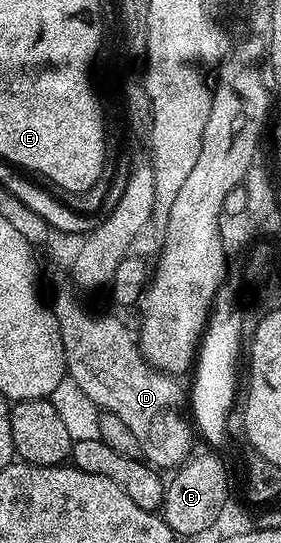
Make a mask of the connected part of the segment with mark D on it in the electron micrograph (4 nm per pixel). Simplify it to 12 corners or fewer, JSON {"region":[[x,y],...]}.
{"region":[[53,302],[67,375],[152,467],[192,454],[189,399],[132,328]]}

